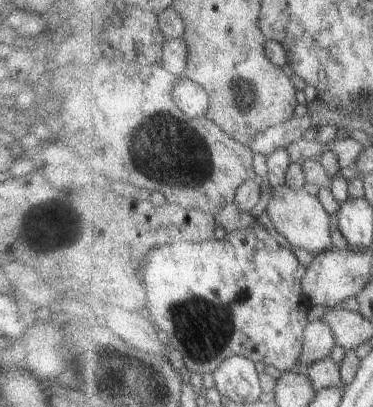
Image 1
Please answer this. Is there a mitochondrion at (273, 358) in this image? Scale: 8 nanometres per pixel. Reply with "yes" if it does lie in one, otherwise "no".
no

